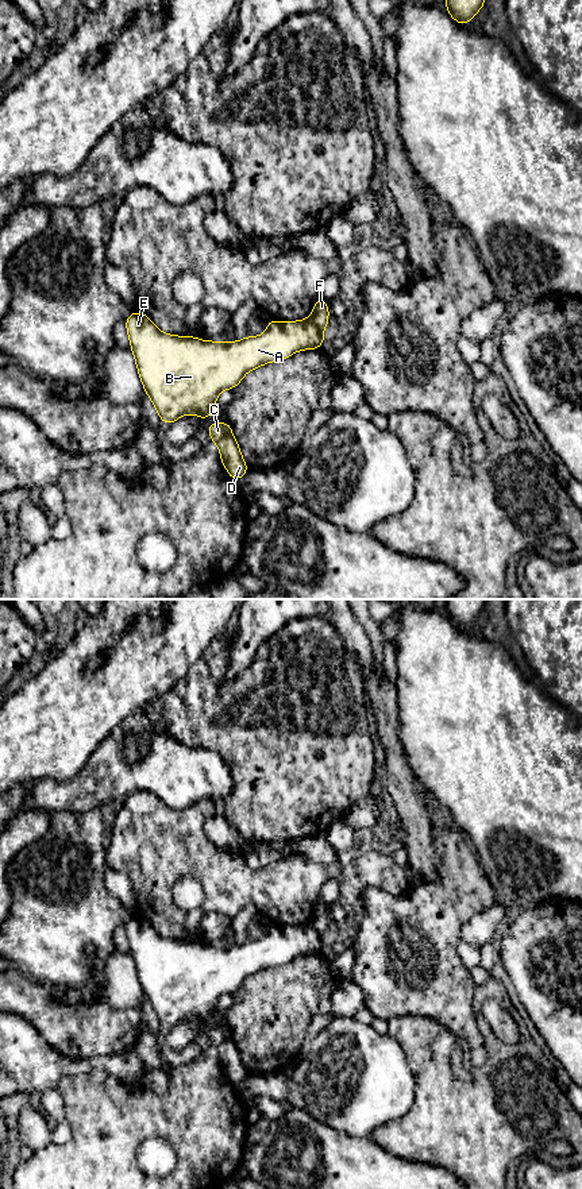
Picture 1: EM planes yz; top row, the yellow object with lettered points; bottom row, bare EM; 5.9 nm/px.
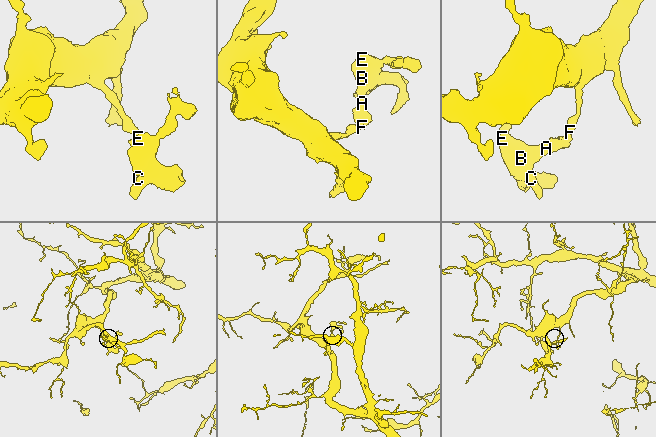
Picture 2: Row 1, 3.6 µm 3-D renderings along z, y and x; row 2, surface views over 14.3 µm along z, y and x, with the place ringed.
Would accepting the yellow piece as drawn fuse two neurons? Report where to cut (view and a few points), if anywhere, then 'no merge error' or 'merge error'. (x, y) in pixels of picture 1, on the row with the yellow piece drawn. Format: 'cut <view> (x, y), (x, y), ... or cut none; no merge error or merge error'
cut yz (309, 317), (320, 331); merge error

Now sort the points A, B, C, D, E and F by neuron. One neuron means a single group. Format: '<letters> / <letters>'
A B C D E / F

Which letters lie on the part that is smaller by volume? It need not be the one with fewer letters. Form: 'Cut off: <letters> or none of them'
Cut off: A, B, C, D, E

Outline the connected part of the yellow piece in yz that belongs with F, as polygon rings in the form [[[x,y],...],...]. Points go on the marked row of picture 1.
[[[317,298],[311,314],[312,321],[320,331],[323,331],[328,325],[328,317],[328,302],[323,298]]]

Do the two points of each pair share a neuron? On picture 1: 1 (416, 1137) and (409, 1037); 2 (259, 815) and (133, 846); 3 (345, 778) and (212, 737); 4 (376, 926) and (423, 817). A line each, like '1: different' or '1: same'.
1: same
2: different
3: same
4: different

